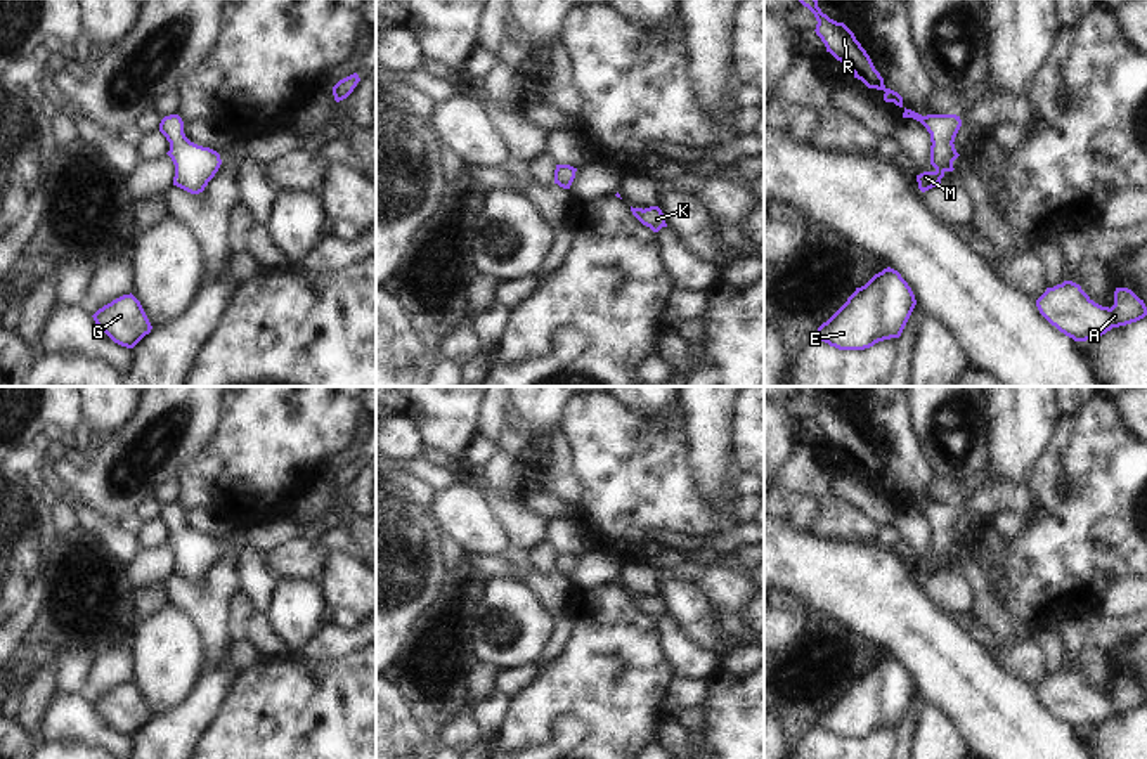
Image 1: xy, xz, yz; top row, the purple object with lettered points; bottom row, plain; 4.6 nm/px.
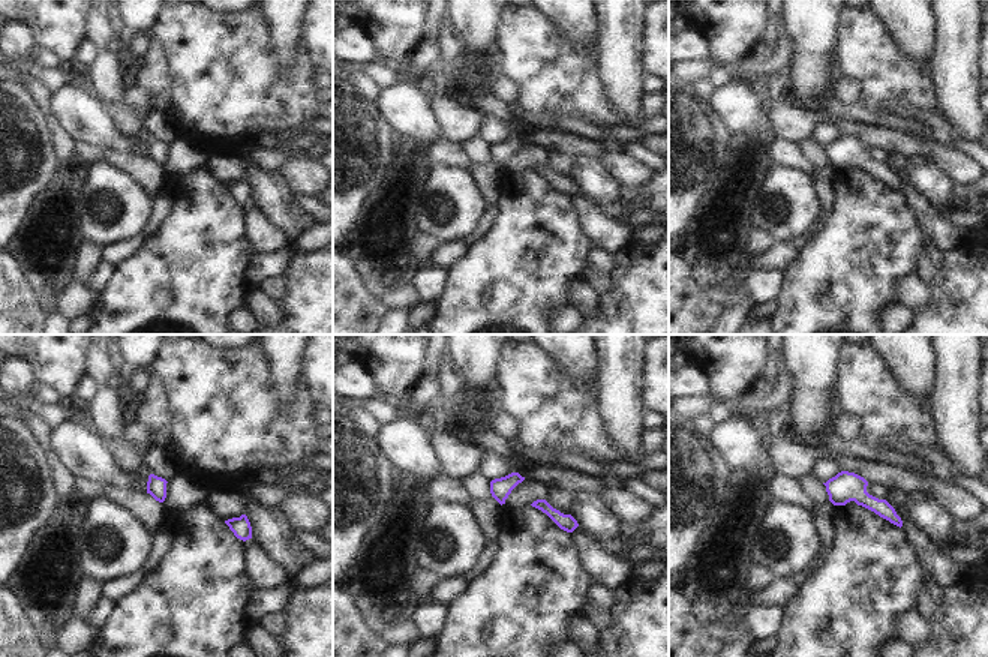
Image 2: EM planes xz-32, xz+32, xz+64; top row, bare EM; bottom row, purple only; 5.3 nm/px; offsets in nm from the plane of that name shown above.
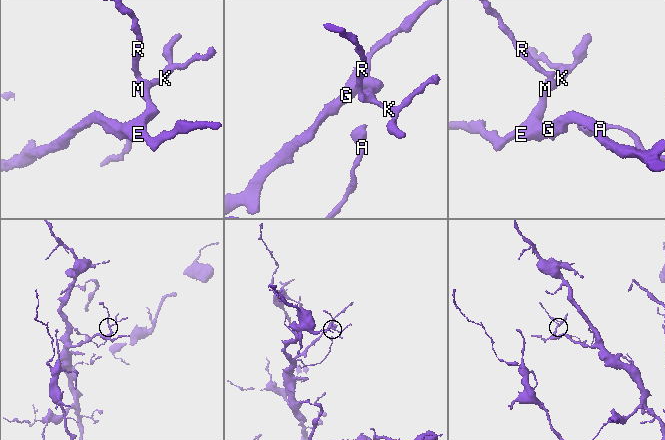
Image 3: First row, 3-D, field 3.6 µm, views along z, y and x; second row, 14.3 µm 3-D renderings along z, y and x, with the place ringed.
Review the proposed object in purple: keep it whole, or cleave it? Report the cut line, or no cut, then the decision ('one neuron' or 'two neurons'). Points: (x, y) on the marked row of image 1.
cut none; one neuron

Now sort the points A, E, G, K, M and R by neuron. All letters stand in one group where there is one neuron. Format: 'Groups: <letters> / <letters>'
Groups: A E G K M R

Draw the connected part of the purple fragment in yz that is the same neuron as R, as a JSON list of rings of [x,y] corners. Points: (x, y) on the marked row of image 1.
[[[799,0],[804,7],[807,7],[818,24],[816,35],[837,61],[844,62],[852,73],[854,78],[861,80],[868,88],[884,90],[884,101],[894,102],[903,107],[903,118],[913,118],[920,121],[927,132],[930,133],[930,165],[936,168],[934,172],[923,172],[917,175],[918,189],[922,192],[941,184],[941,178],[946,172],[953,172],[953,161],[960,156],[955,149],[955,137],[962,126],[962,120],[956,114],[927,114],[922,116],[911,109],[903,106],[903,97],[887,88],[884,85],[884,78],[875,69],[870,55],[856,40],[854,33],[844,24],[830,19],[818,7],[818,0]]]

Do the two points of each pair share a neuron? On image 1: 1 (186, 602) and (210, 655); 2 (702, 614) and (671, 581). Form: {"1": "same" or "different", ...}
{"1": "same", "2": "same"}

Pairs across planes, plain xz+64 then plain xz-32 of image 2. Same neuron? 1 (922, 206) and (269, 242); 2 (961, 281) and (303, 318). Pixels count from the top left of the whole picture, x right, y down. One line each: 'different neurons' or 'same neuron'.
1: same neuron
2: same neuron

